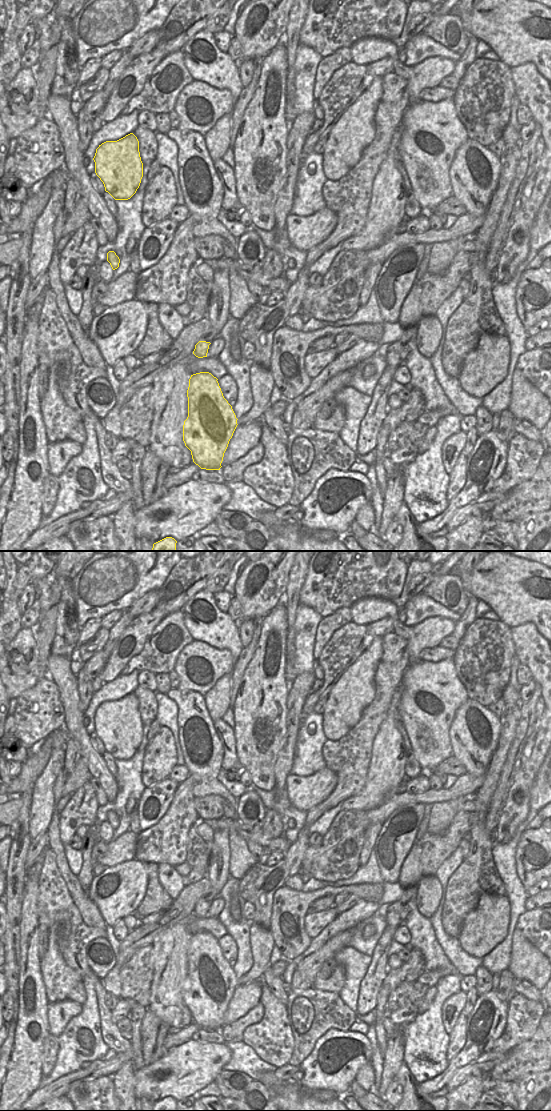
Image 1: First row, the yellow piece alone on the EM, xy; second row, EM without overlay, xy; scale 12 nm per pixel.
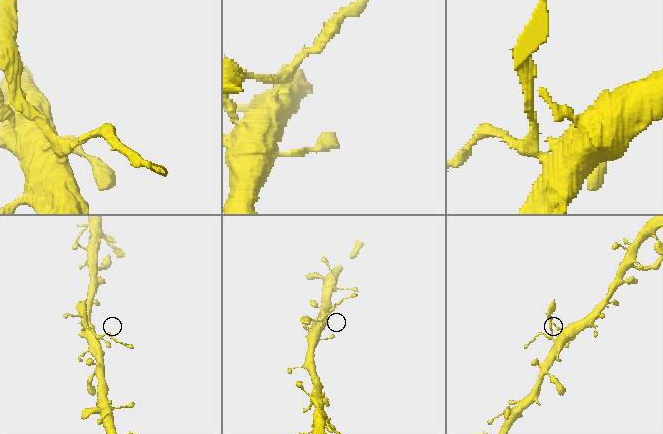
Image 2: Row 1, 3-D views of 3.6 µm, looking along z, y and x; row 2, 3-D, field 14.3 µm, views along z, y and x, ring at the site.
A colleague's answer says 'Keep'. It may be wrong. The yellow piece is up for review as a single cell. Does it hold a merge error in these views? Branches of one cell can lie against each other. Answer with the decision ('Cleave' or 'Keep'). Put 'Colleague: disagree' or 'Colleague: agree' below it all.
Cleave
Colleague: disagree

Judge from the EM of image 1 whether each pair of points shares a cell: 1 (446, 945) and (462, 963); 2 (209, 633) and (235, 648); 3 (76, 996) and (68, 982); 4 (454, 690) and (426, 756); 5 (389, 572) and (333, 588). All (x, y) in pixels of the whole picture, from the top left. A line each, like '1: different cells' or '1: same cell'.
1: same cell
2: same cell
3: different cells
4: same cell
5: same cell

